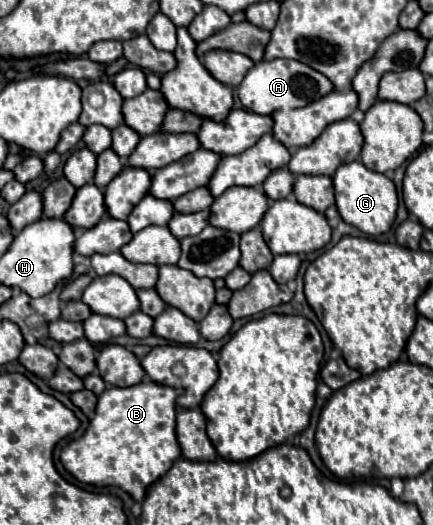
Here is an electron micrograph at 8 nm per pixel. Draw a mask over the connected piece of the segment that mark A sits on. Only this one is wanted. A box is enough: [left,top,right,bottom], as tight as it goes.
[238,58,334,114]

